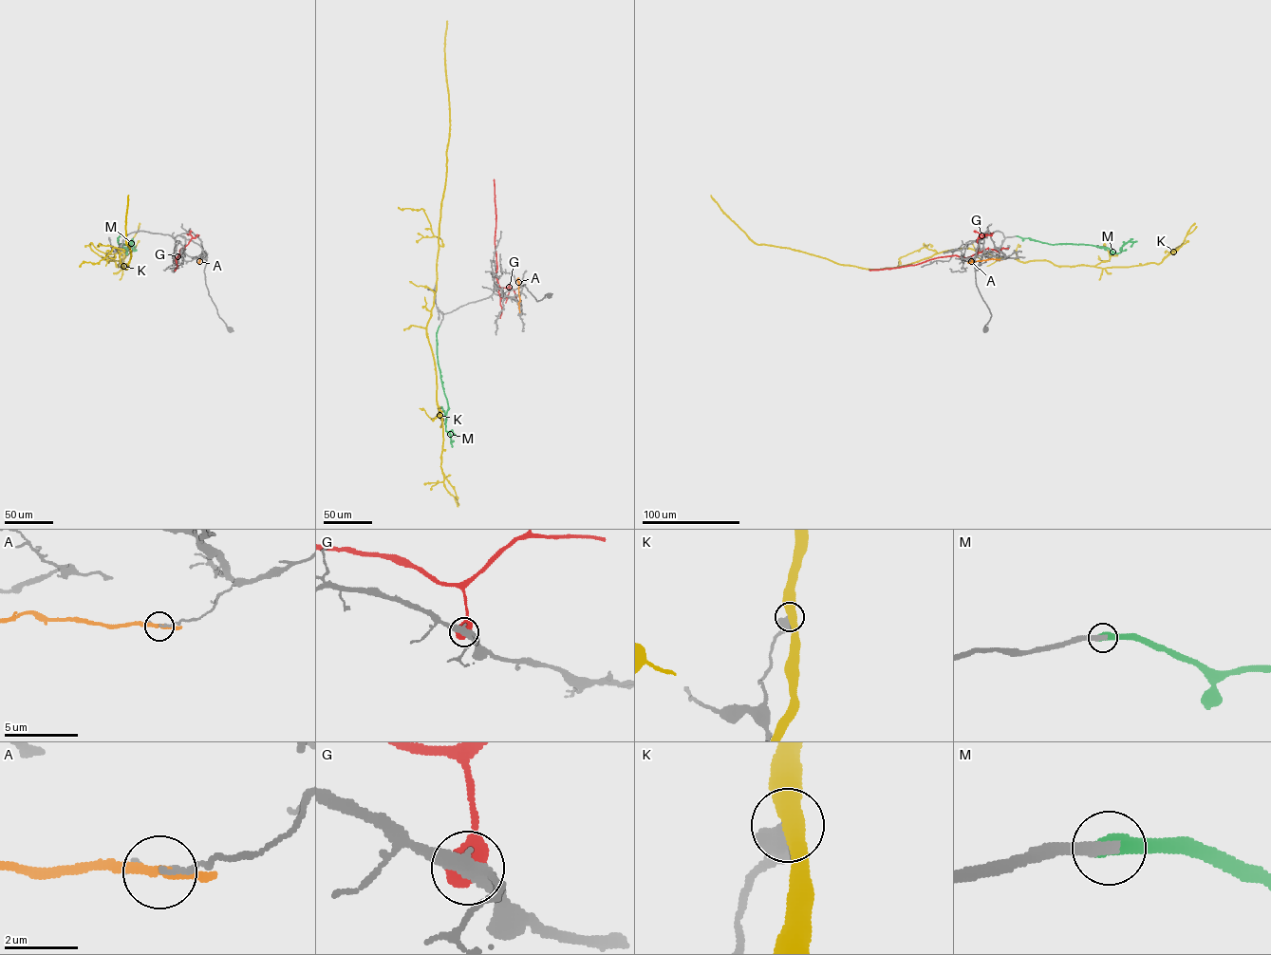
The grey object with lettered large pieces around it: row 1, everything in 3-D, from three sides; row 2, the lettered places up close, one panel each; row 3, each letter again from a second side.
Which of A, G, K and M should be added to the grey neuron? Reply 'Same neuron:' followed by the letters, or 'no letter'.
Same neuron: M

